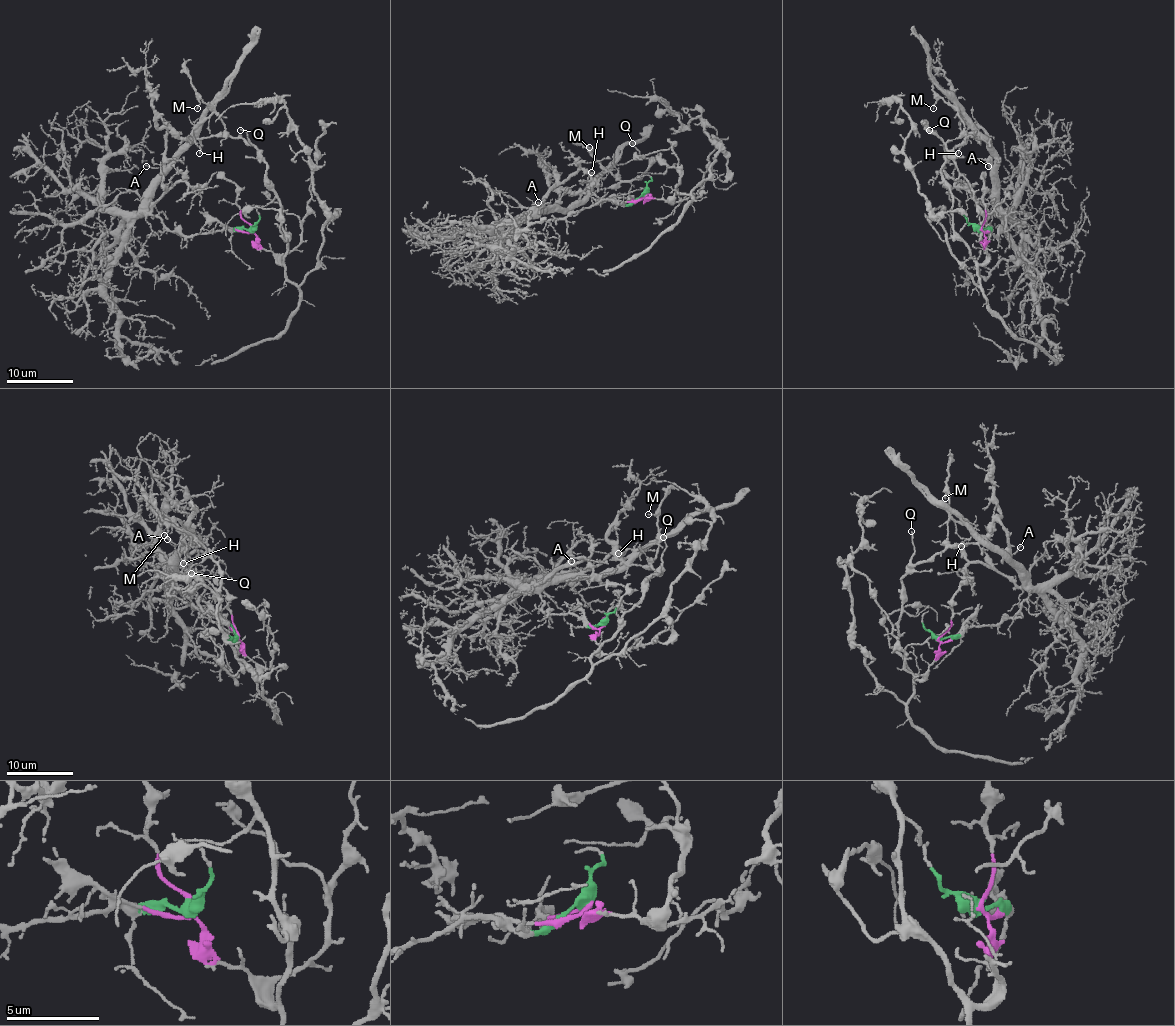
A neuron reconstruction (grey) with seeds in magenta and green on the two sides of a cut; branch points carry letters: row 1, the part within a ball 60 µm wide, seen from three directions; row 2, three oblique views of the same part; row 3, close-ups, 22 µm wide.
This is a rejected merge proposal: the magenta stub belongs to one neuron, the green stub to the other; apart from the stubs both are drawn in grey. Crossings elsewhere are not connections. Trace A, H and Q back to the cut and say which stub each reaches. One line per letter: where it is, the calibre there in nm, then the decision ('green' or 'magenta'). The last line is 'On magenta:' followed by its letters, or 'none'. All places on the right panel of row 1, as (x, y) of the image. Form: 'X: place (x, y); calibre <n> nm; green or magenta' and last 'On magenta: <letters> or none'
A: place (988, 166); calibre 130 nm; green
H: place (958, 153); calibre 140 nm; green
Q: place (929, 130); calibre 100 nm; magenta
On magenta: Q

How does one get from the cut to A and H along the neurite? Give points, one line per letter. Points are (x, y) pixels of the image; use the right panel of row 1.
A: (980, 227), (990, 229), (987, 232), (993, 235), (1003, 230), (1005, 217), (998, 209), (998, 177), (988, 165)
H: (980, 227), (993, 235), (1005, 227), (998, 209), (997, 157), (970, 128), (958, 154)

